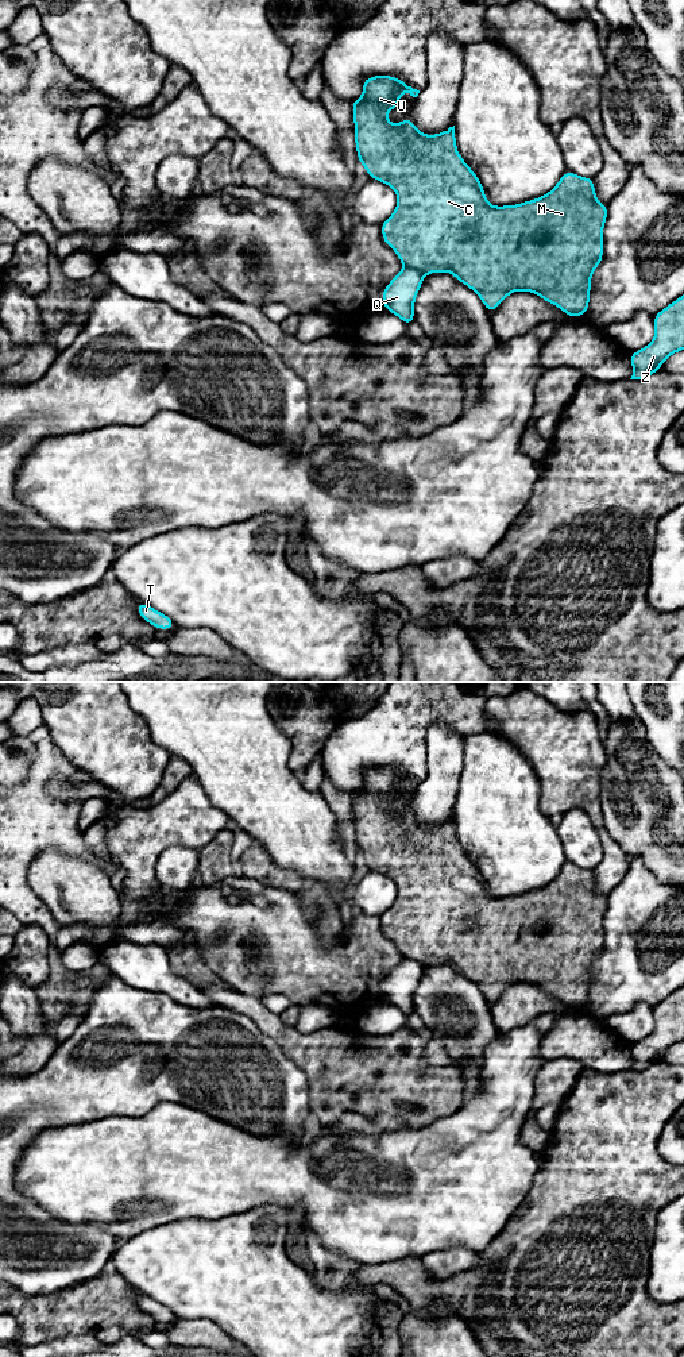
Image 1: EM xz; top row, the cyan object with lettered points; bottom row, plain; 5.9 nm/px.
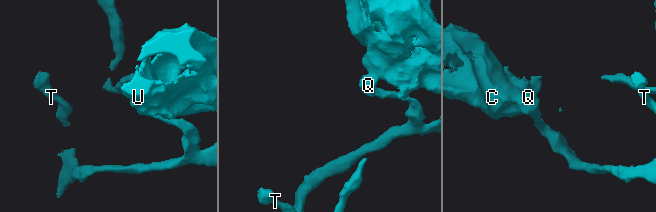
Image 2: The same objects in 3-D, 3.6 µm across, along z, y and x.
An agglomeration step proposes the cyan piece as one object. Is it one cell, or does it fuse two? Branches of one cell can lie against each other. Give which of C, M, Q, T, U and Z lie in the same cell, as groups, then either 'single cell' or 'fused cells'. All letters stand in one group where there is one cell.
C M U / Q T Z | fused cells

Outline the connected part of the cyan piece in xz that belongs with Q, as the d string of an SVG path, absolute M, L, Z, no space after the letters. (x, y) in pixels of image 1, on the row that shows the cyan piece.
M403 267L382 292L384 309L398 316L407 325L414 324L414 300L424 281L424 273Z

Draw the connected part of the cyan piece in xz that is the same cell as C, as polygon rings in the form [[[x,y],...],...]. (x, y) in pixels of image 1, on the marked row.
[[[394,76],[367,77],[362,82],[362,86],[364,90],[363,96],[352,101],[356,154],[359,162],[364,166],[370,178],[382,181],[386,185],[391,186],[398,196],[398,205],[395,211],[387,220],[380,224],[380,228],[384,243],[395,251],[405,267],[413,267],[424,274],[451,271],[457,281],[461,281],[465,286],[471,288],[479,296],[490,315],[495,312],[501,301],[509,297],[513,292],[523,290],[536,293],[546,302],[550,302],[560,308],[572,319],[583,316],[588,311],[590,305],[591,275],[603,261],[603,227],[608,213],[608,207],[596,200],[594,178],[579,177],[575,173],[565,170],[557,185],[540,198],[529,200],[515,205],[490,205],[480,180],[476,177],[475,171],[467,166],[456,149],[455,126],[437,135],[425,135],[416,128],[411,117],[401,120],[398,126],[394,126],[386,119],[386,113],[389,111],[399,107],[399,96],[403,92],[407,92],[410,96],[417,97],[420,90],[413,89],[401,78],[397,78]]]

